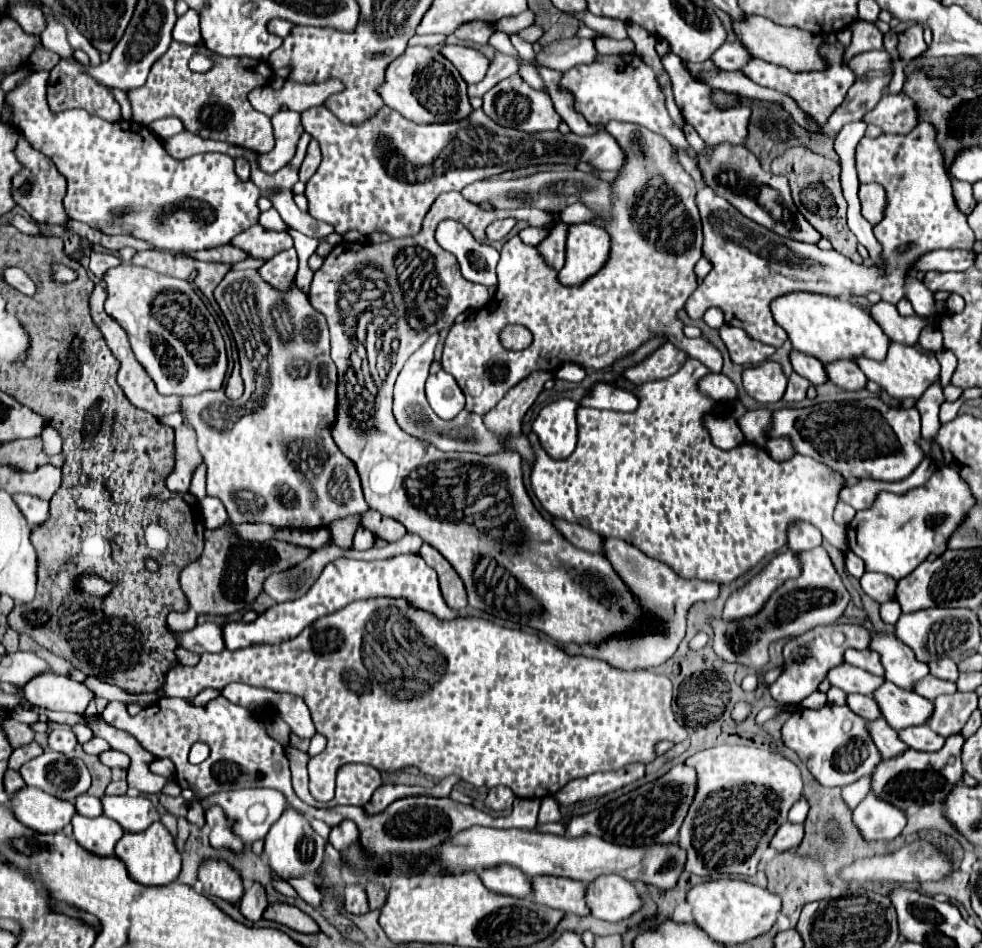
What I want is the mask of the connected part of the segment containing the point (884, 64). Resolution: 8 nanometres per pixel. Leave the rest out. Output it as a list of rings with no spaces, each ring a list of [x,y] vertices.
[[[868,51],[856,55],[848,63],[848,67],[856,75],[856,79],[860,79],[860,75],[866,75],[868,71],[888,71],[888,67],[892,67],[892,57],[886,51]]]

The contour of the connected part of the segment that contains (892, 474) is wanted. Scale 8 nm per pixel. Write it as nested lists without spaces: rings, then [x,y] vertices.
[[[878,397],[842,403],[820,403],[806,409],[780,409],[772,413],[768,437],[788,435],[798,453],[818,459],[840,471],[846,479],[900,481],[924,459],[920,449],[920,413],[916,407],[890,409]]]

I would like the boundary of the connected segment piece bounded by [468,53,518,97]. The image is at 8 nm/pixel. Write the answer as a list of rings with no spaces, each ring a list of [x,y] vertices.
[[[496,53],[496,57],[490,63],[490,69],[488,69],[486,77],[476,85],[468,85],[468,95],[470,97],[482,97],[488,89],[492,89],[502,79],[514,75],[516,71],[518,71],[518,59],[508,57],[504,53]]]

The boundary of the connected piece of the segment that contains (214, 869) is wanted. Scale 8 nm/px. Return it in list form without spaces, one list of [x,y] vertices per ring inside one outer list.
[[[204,859],[198,867],[198,881],[206,895],[216,895],[230,903],[240,903],[244,895],[240,873],[220,859]]]

